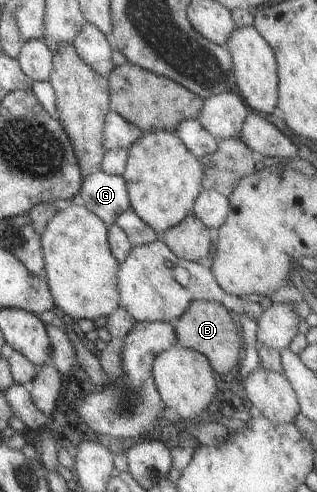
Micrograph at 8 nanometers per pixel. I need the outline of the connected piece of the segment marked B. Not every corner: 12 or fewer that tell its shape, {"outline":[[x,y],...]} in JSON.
{"outline":[[194,299],[173,321],[177,343],[228,376],[240,337],[218,301]]}

